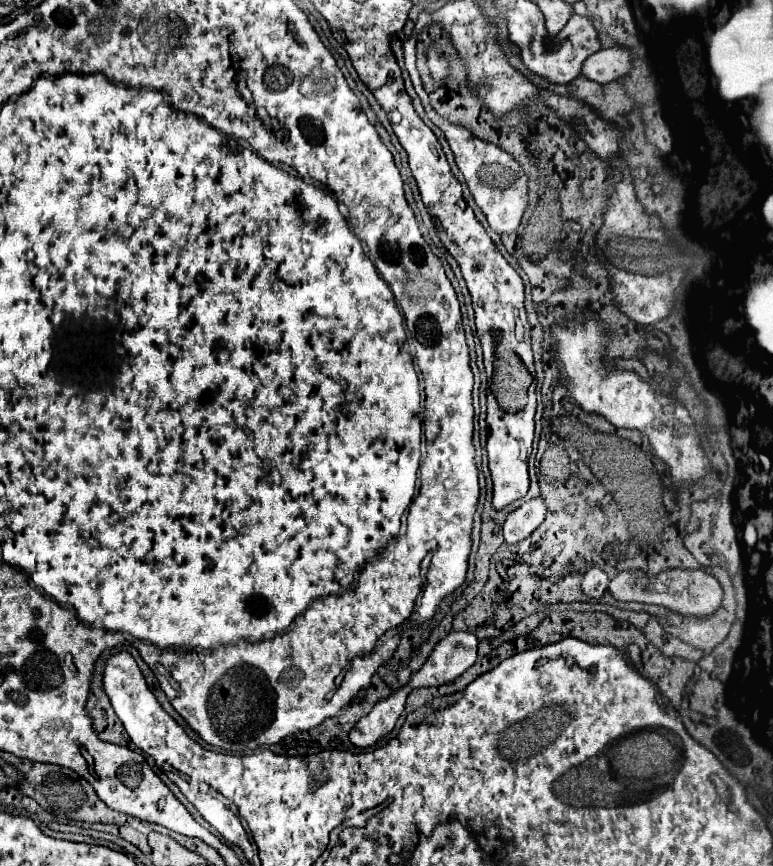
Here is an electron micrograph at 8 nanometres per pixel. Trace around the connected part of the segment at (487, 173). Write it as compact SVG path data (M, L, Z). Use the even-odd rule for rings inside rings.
M408 36L408 38L402 40L404 64L406 64L406 70L408 70L410 80L414 84L414 90L422 100L422 106L424 106L428 118L444 132L444 136L446 136L446 140L448 140L448 144L450 144L450 148L456 156L456 164L458 164L460 172L464 174L464 180L466 180L476 204L486 214L486 220L492 226L492 230L498 232L498 234L514 232L520 224L520 218L522 218L524 210L526 210L526 176L524 176L520 164L510 154L500 150L496 144L478 140L466 128L450 124L448 120L444 120L442 116L438 116L432 110L432 106L428 102L428 94L422 88L422 82L420 82L420 76L418 76L418 70L416 70L416 48L414 48L414 44L416 44L416 36Z

